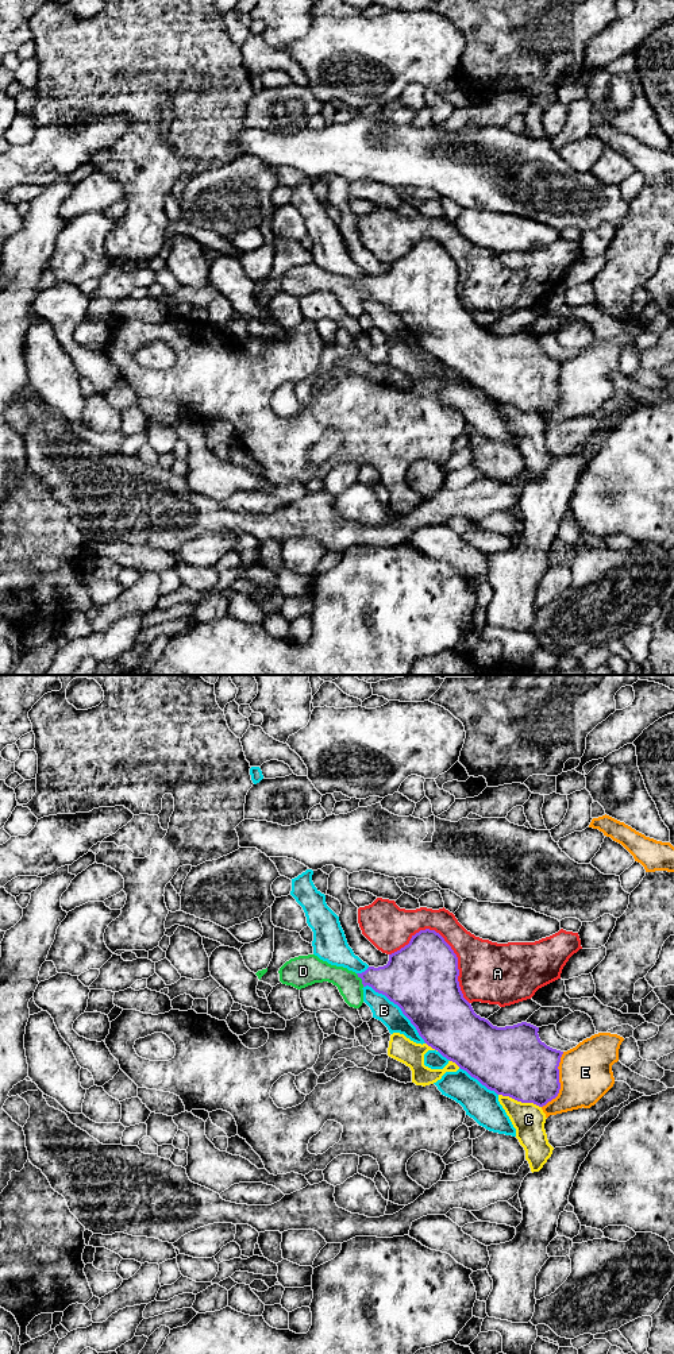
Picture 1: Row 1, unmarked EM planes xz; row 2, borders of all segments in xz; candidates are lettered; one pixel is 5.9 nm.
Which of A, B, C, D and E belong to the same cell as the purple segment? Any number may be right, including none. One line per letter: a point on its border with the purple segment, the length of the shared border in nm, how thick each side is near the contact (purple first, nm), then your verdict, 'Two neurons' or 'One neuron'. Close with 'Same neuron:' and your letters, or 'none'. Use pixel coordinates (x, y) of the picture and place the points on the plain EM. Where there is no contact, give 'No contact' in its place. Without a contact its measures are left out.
A: Touches purple at xz (447, 253). Shared border 550 nm. Thickness 420 nm (purple) against 300 nm. Two neurons
B: Touches purple at xz (399, 315). Shared border 500 nm. Thickness 440 nm (purple) against 140 nm. Two neurons
C: Touches purple at xz (520, 409). Shared border 260 nm. Thickness 420 nm (purple) against 200 nm. Two neurons
D: Touches purple at xz (362, 289). Shared border 90 nm. Thickness 300 nm (purple) against 150 nm. One neuron
E: Touches purple at xz (558, 390). Shared border 360 nm. Thickness 380 nm (purple) against 320 nm. Two neurons
Same neuron: D

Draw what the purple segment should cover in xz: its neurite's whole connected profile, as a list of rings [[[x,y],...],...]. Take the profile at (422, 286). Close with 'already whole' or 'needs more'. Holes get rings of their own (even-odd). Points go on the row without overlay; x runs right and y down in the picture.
[[[420,239],[412,244],[408,254],[389,263],[386,274],[369,275],[362,282],[331,274],[315,263],[290,267],[278,282],[282,293],[297,298],[315,292],[332,292],[344,310],[354,317],[359,317],[363,312],[362,297],[371,296],[401,317],[428,355],[497,404],[543,416],[559,402],[558,375],[563,360],[542,351],[539,336],[531,332],[497,336],[477,324],[459,296],[458,266],[435,239]]] | needs more

